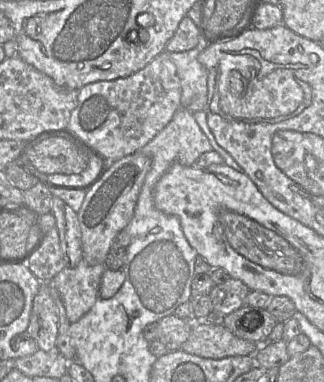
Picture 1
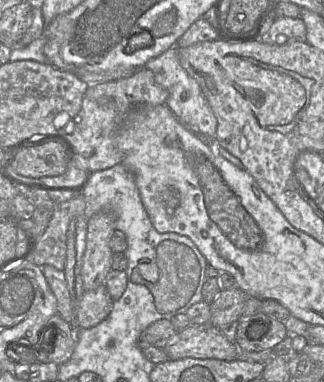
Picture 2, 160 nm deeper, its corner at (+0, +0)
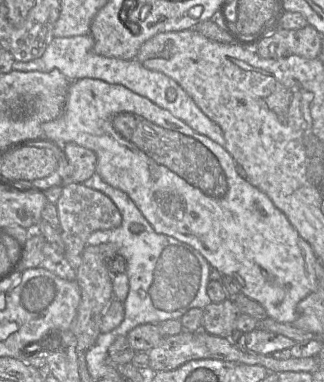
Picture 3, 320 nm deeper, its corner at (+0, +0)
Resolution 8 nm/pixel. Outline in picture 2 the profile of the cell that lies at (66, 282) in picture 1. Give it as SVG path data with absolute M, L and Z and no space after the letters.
M106 285L84 291L76 307L76 328L89 329L104 321L111 313L113 303Z

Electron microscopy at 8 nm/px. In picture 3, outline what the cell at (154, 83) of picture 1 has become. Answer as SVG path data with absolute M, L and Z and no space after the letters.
M72 142L61 146L69 164L69 179L65 182L83 183L96 173L97 156L92 150Z

